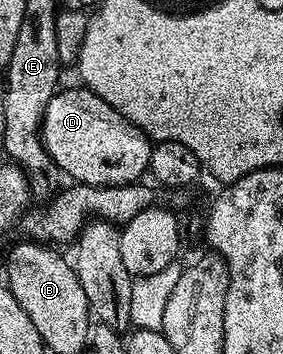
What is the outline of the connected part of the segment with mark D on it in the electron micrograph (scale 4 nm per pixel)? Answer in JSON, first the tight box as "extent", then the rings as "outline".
{"extent":[41,87,153,185],"outline":[[[76,87],[65,89],[53,94],[47,103],[45,114],[41,120],[41,142],[49,152],[49,158],[57,164],[58,170],[73,177],[74,182],[83,185],[131,185],[146,176],[149,167],[149,156],[153,150],[150,138],[137,125],[132,125],[119,111],[111,107],[99,95],[95,95],[92,88]]]}

